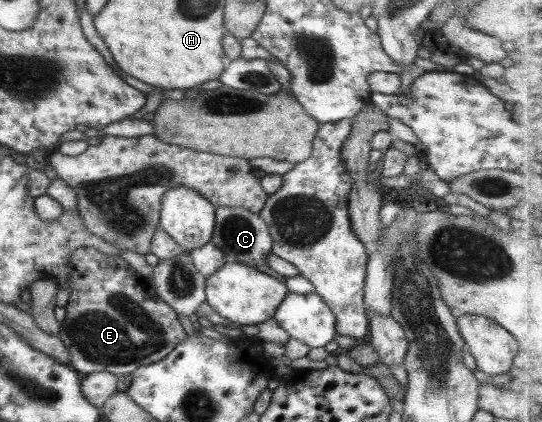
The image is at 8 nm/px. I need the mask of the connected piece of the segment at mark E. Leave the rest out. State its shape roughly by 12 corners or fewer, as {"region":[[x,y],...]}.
{"region":[[119,255],[68,258],[68,366],[123,378],[187,335]]}

